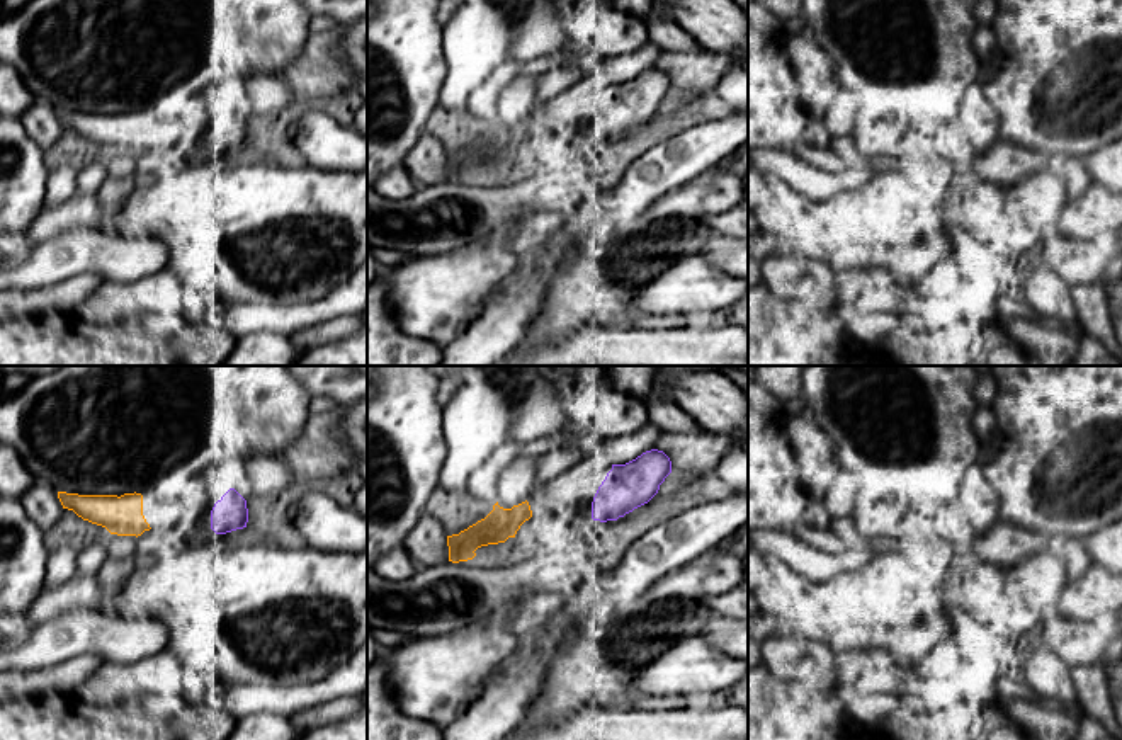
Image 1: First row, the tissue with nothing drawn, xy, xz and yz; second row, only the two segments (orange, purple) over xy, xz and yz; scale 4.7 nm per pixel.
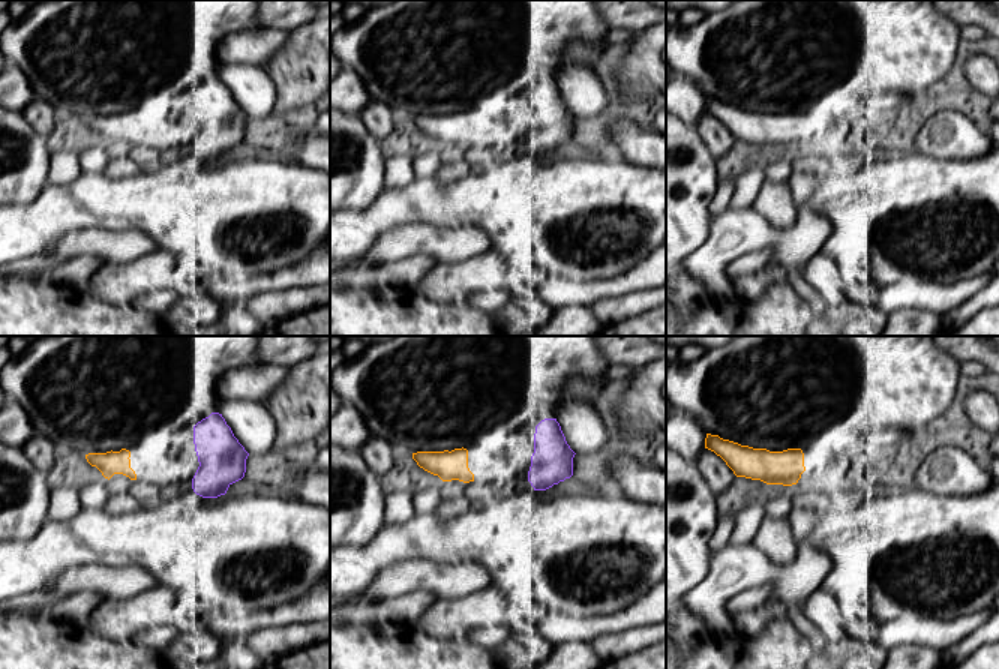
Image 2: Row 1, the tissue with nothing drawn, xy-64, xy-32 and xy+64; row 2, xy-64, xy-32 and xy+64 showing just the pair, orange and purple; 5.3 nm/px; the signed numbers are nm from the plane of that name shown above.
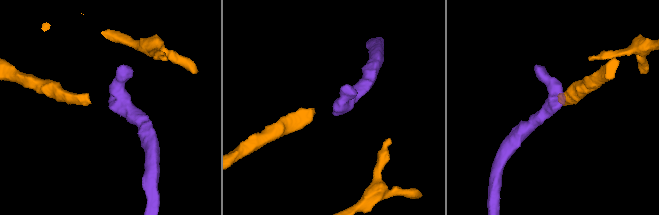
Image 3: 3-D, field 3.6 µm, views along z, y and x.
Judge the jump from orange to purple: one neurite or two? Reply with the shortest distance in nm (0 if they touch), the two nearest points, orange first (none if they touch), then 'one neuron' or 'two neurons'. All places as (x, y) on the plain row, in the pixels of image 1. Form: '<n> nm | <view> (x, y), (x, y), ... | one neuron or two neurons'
280 nm | xy (150, 147), (211, 147) | one neuron

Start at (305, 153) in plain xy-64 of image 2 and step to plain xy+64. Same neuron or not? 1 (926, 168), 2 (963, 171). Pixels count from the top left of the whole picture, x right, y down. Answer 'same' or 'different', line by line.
1: different
2: different

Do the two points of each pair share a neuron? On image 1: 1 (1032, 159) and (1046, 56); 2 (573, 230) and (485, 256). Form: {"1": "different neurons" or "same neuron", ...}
{"1": "different neurons", "2": "different neurons"}

